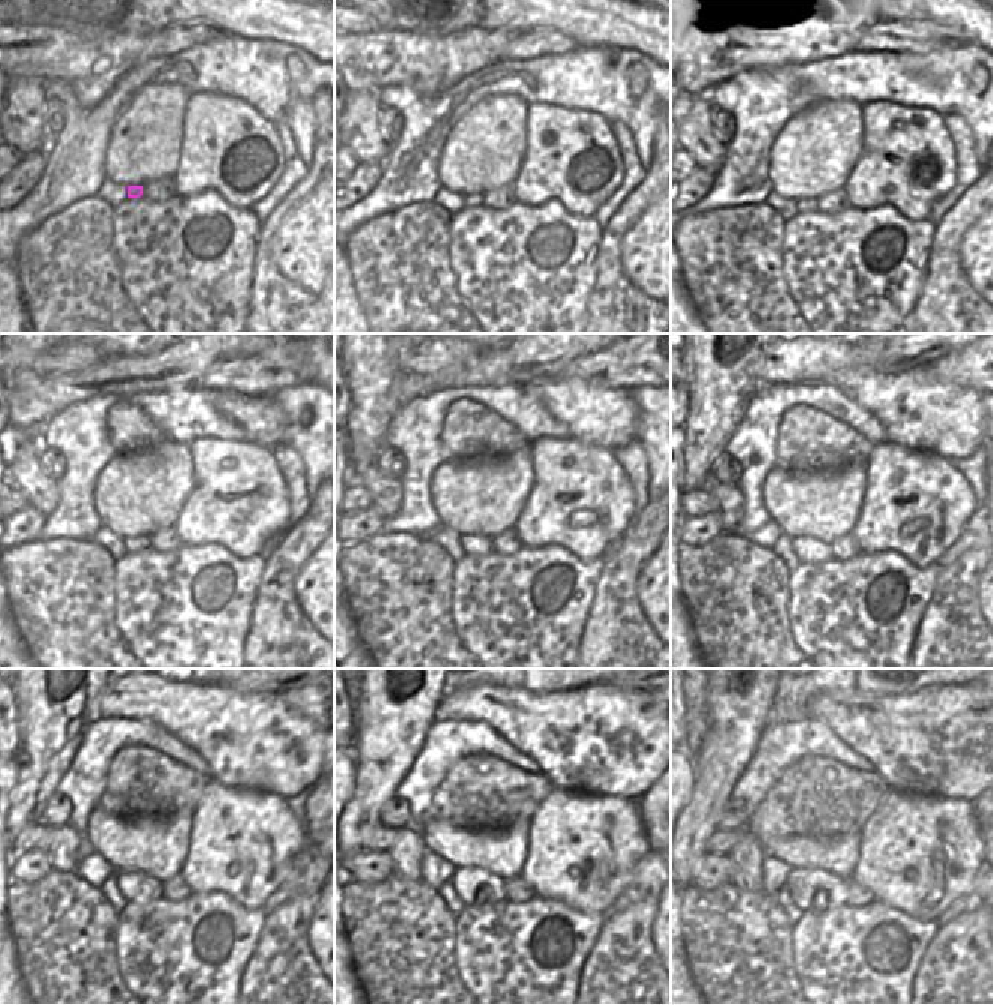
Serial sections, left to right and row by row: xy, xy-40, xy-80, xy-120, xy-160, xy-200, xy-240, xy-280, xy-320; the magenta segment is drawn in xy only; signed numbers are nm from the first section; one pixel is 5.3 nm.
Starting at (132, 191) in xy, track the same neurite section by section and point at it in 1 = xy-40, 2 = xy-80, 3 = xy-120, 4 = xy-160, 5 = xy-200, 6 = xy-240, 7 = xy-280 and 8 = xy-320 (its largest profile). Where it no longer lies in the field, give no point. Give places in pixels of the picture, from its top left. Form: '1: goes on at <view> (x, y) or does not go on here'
1: goes on at xy-40 (470, 200)
2: goes on at xy-80 (810, 204)
3: goes on at xy-120 (132, 545)
4: goes on at xy-160 (470, 545)
5: goes on at xy-200 (809, 551)
6: goes on at xy-240 (135, 887)
7: goes on at xy-280 (474, 887)
8: goes on at xy-320 (816, 891)

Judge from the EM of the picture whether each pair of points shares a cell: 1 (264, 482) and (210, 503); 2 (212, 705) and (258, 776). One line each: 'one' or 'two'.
1: one
2: one

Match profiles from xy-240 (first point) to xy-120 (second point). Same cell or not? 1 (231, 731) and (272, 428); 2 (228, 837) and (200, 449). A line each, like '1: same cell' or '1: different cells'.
1: same cell
2: same cell

